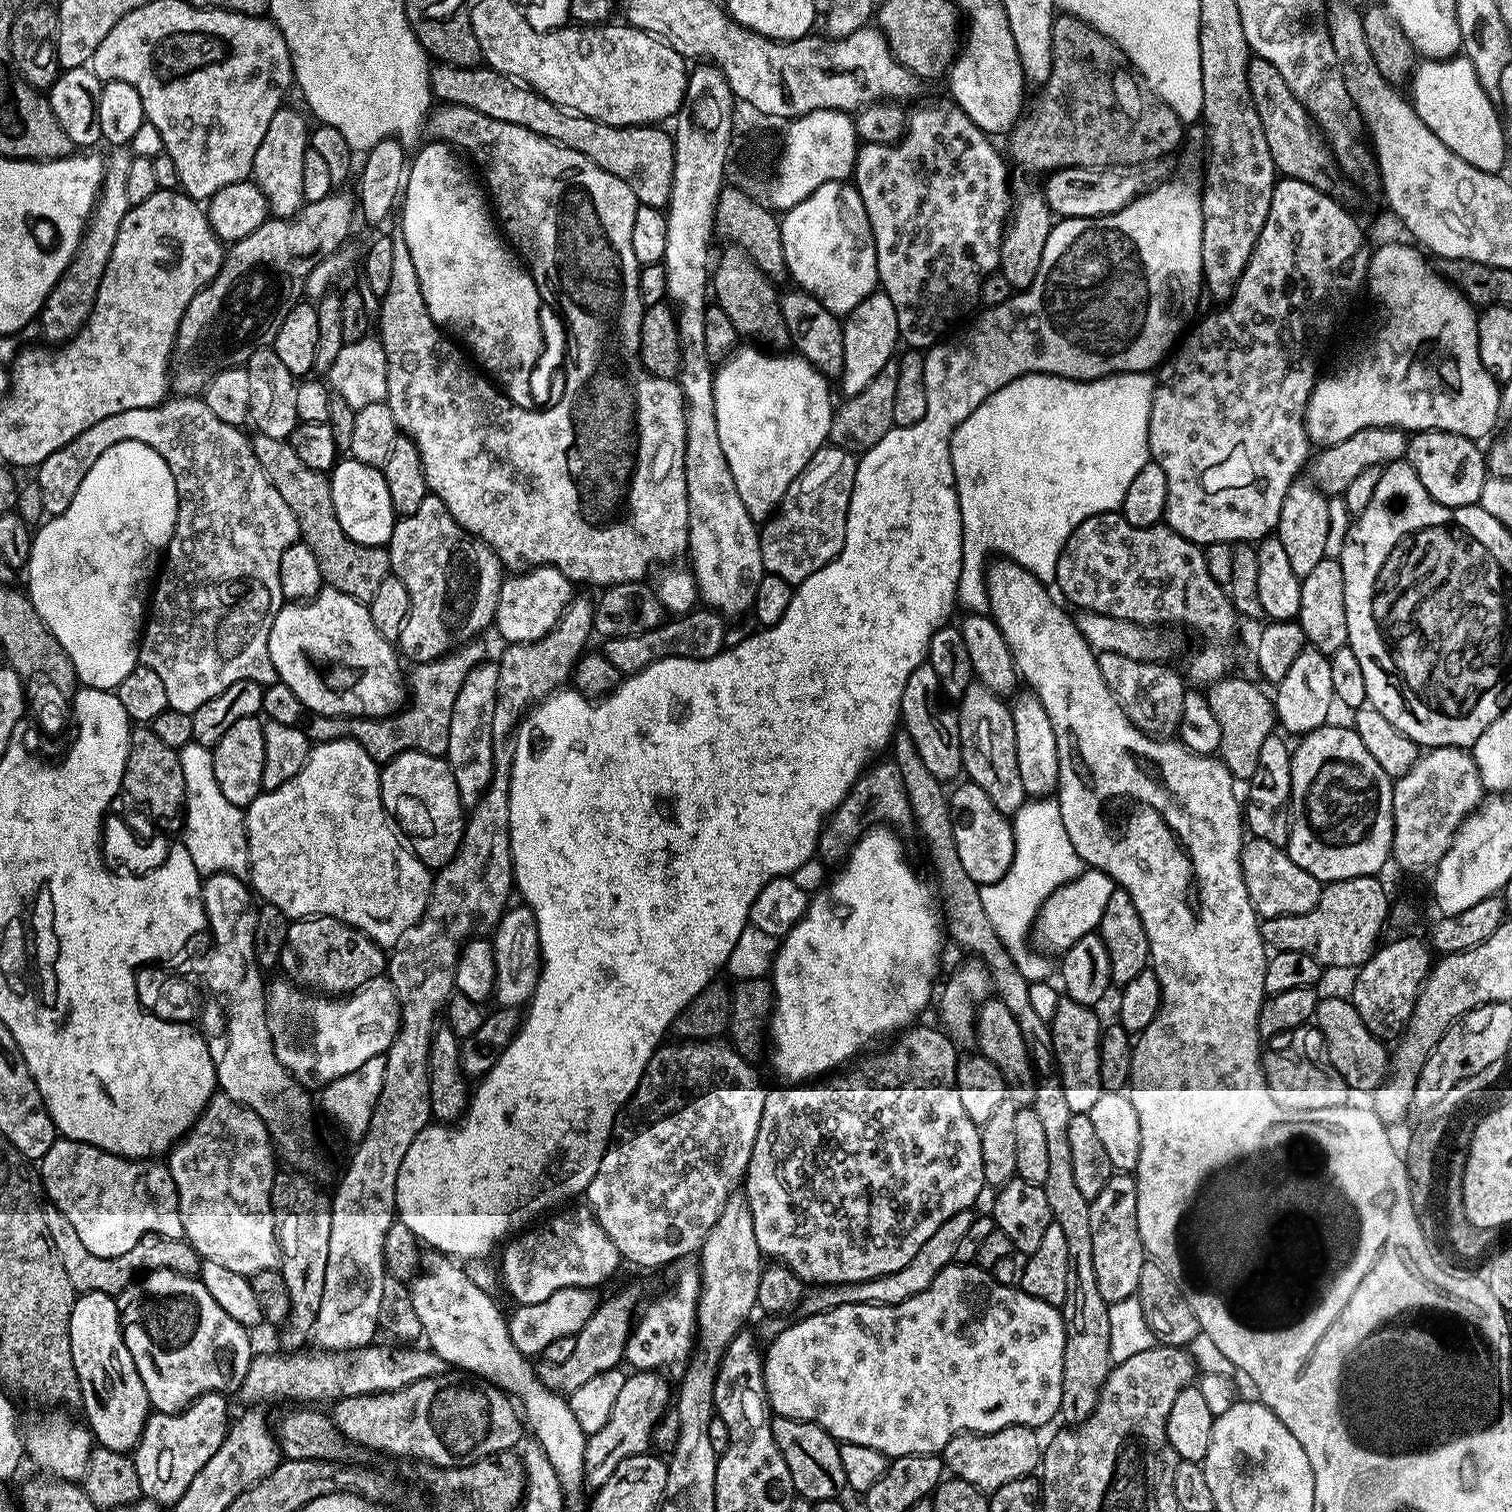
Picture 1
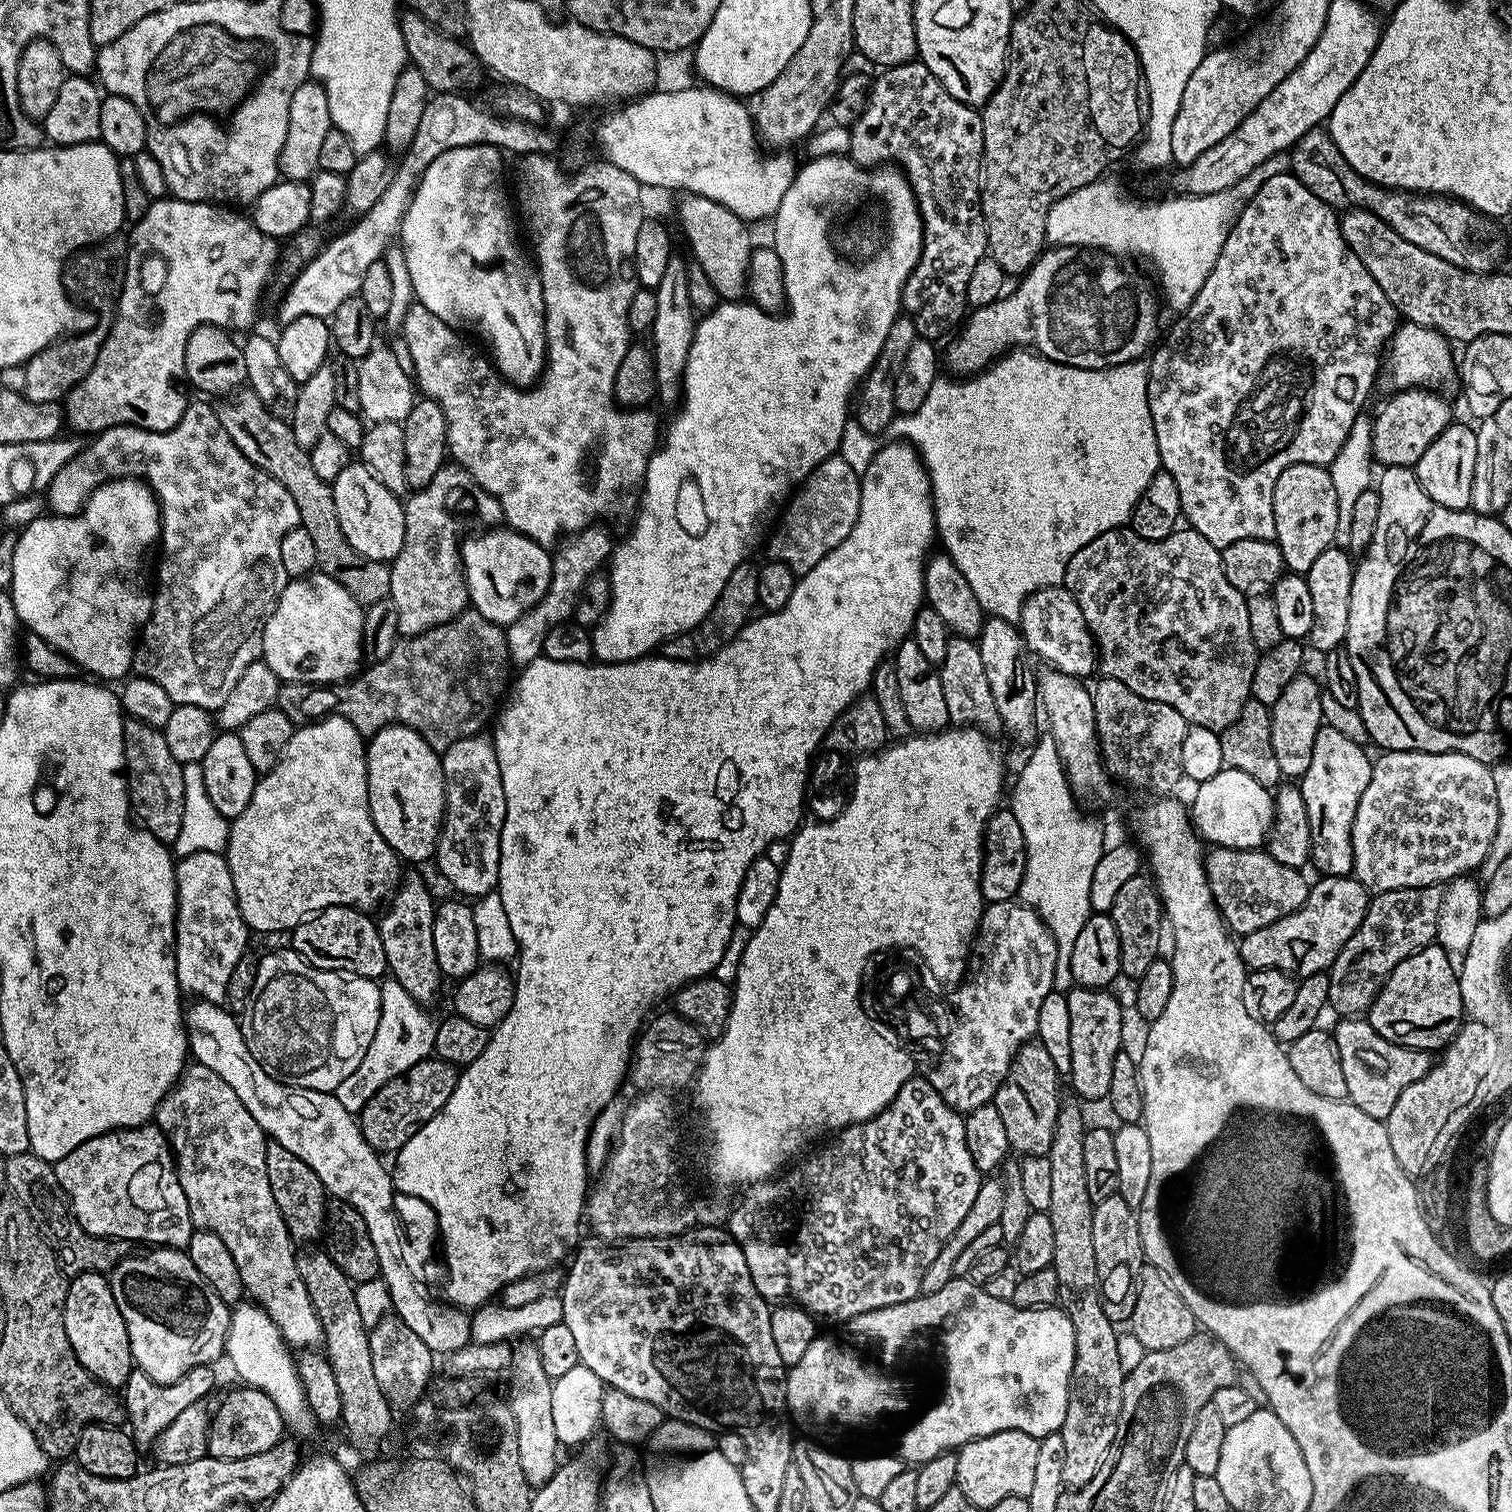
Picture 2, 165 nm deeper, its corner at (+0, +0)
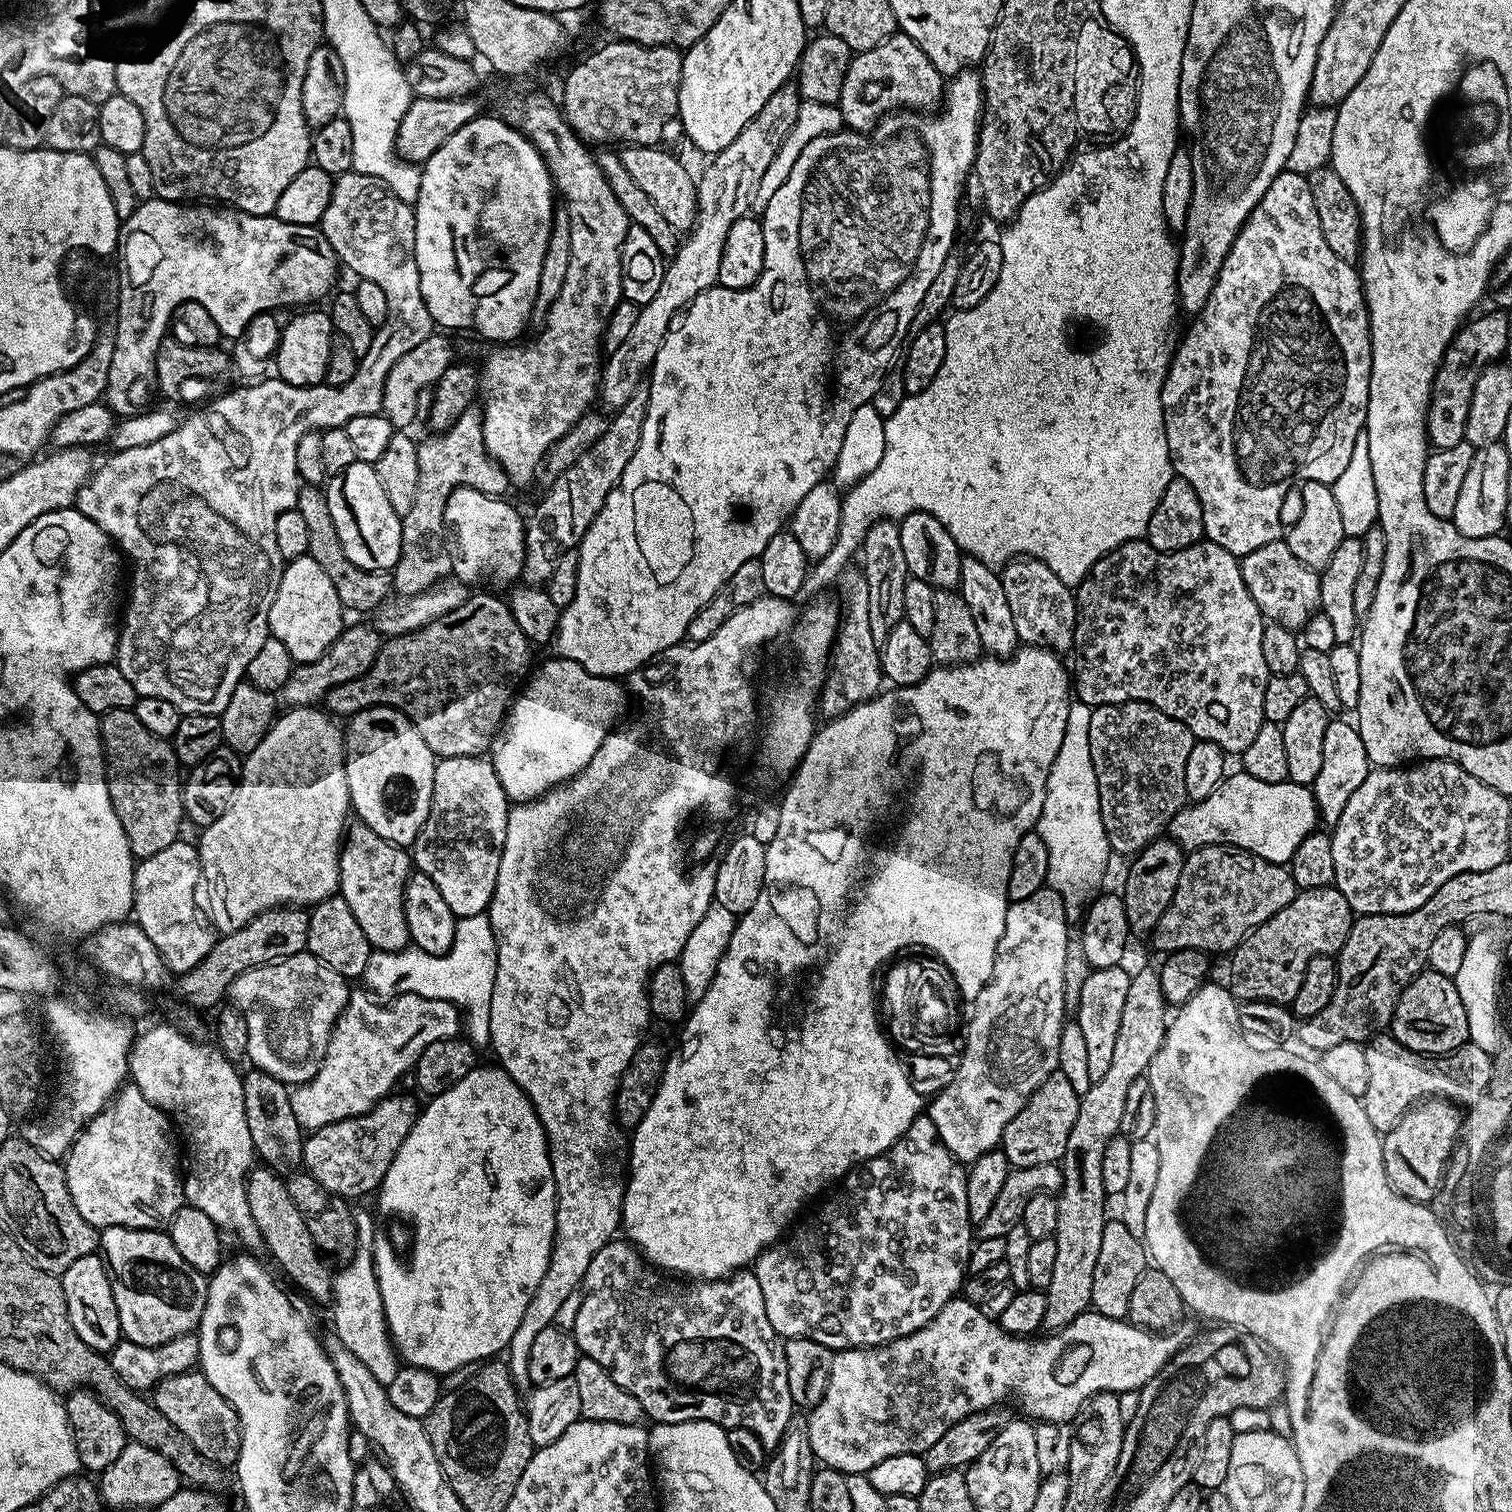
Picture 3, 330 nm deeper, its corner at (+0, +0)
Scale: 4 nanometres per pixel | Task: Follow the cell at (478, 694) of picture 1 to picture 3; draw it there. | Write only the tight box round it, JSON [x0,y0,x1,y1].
[410,756,510,918]

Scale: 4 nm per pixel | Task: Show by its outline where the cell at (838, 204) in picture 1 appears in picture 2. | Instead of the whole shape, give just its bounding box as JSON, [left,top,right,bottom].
[590,154,923,664]

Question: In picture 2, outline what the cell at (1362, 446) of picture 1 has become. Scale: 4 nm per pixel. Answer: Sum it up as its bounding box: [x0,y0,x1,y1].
[1372,388,1454,468]

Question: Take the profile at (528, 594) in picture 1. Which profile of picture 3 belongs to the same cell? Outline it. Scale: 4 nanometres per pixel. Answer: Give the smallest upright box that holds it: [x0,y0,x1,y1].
[444,488,524,586]

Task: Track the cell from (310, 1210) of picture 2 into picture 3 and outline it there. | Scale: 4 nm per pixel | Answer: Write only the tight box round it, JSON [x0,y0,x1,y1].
[244,1067,304,1174]

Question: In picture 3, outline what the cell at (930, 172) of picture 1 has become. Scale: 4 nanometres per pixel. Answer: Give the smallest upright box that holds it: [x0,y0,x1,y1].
[838,34,945,134]

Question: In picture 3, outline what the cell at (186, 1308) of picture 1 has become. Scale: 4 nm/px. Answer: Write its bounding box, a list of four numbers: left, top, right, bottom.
[98,1226,209,1346]

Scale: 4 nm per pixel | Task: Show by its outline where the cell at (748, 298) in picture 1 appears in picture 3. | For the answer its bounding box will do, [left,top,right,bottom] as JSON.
[619,145,697,234]

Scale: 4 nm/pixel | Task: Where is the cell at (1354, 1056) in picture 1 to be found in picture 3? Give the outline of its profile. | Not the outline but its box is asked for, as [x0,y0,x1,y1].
[1362,1034,1493,1134]

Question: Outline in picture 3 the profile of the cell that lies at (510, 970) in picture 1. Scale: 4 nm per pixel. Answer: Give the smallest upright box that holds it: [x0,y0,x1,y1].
[291,991,462,1130]

